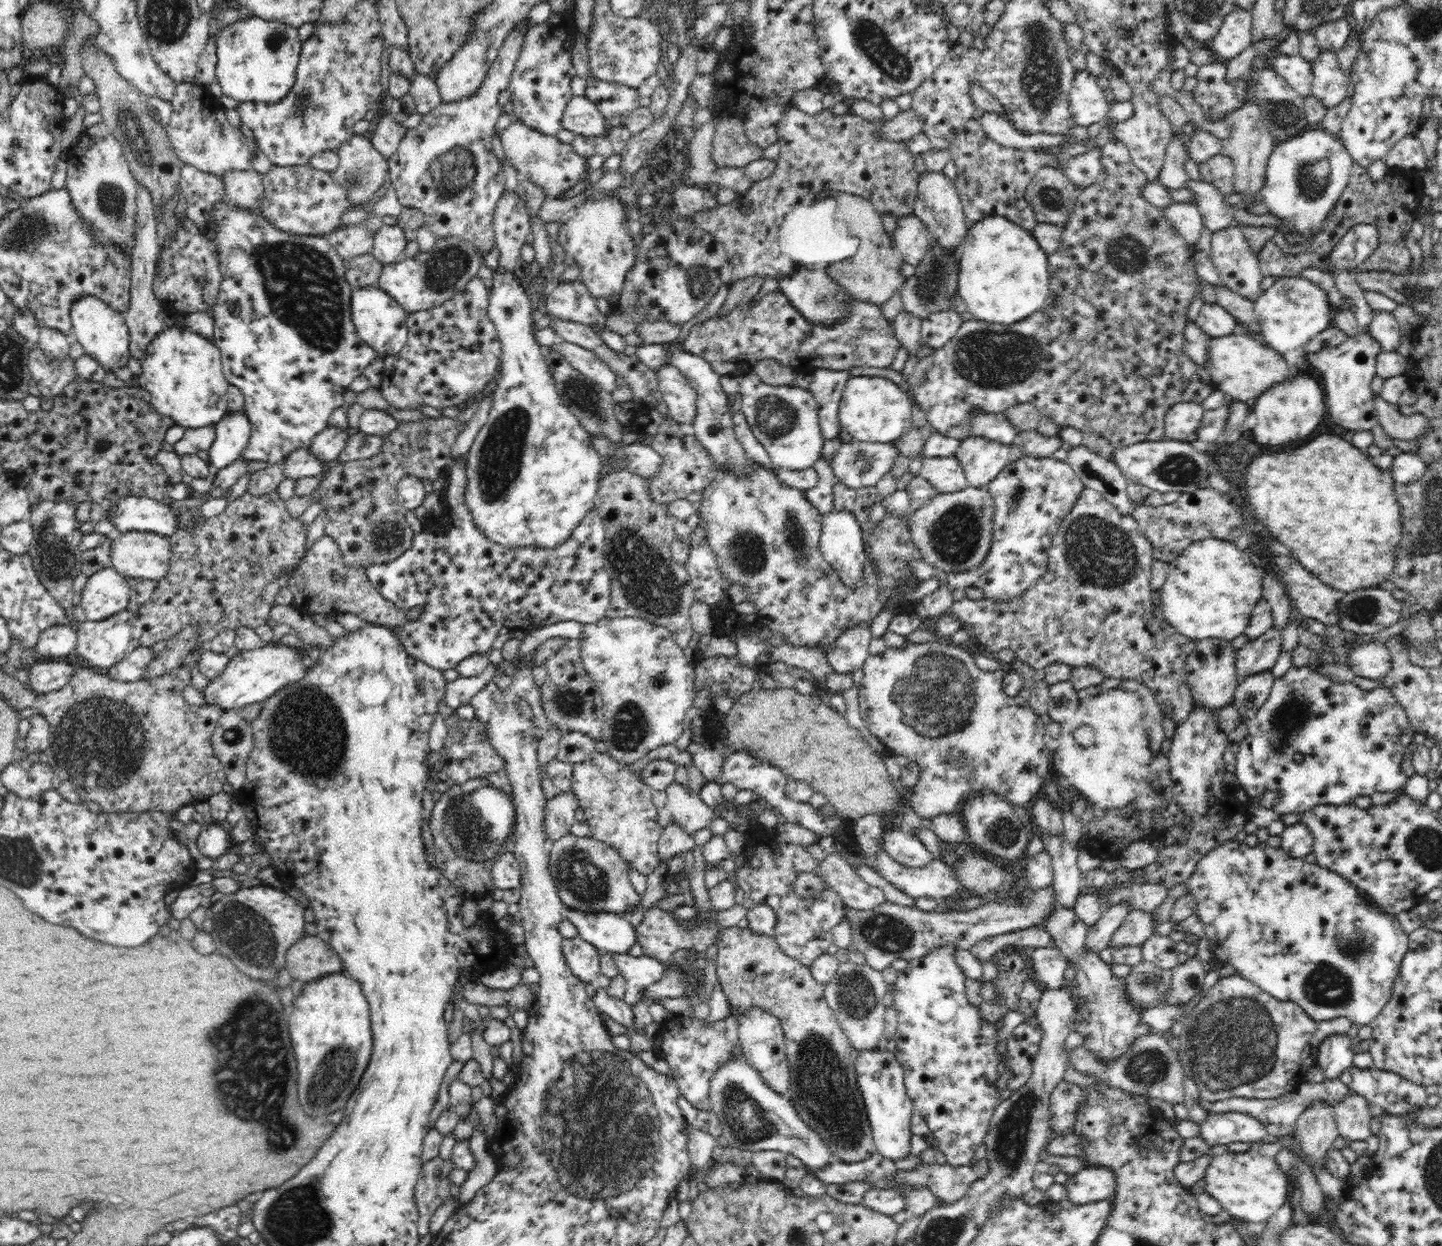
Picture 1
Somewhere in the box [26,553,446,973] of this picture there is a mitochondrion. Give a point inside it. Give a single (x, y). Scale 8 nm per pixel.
(97, 743)

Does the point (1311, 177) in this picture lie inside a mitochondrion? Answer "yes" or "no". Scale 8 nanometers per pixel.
yes

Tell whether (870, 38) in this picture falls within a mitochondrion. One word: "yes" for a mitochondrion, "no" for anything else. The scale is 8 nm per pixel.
yes

